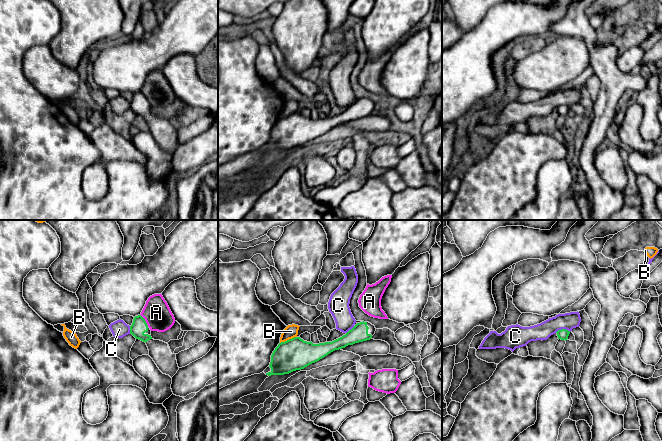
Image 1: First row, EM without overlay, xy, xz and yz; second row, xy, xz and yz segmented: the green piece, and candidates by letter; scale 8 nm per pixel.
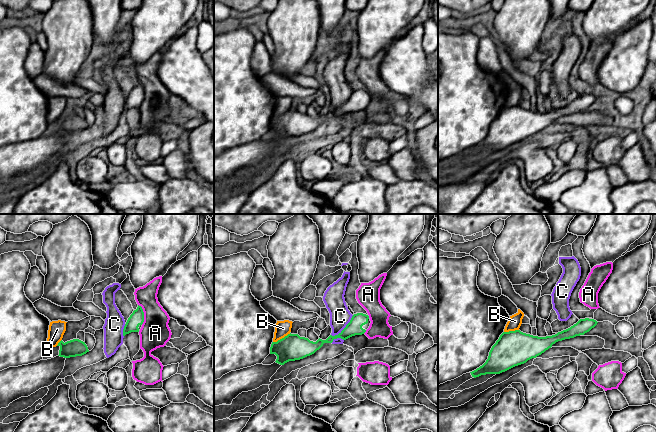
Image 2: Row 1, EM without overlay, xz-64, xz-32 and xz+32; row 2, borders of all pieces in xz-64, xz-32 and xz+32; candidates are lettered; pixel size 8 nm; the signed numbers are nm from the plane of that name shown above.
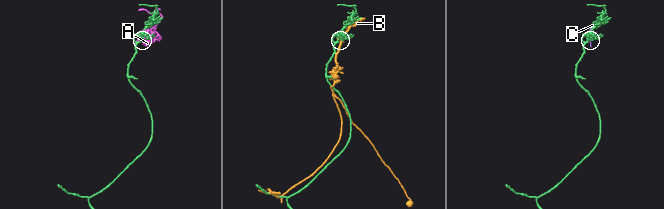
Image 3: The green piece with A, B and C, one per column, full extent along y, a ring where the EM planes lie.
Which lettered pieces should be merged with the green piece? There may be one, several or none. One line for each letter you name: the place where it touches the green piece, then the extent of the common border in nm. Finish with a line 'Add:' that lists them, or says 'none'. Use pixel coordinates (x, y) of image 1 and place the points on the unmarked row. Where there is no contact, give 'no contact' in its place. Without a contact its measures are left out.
Add: none

